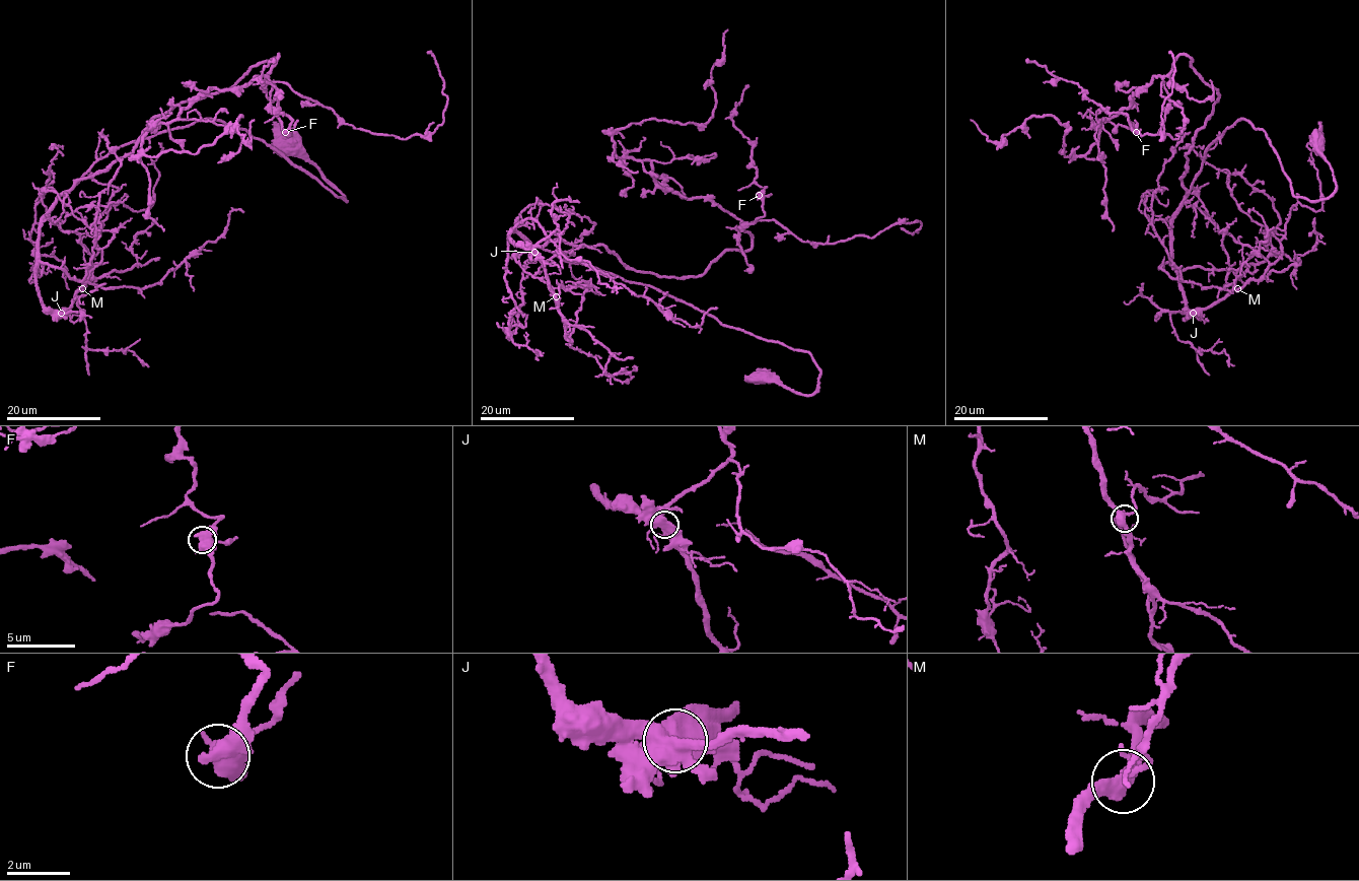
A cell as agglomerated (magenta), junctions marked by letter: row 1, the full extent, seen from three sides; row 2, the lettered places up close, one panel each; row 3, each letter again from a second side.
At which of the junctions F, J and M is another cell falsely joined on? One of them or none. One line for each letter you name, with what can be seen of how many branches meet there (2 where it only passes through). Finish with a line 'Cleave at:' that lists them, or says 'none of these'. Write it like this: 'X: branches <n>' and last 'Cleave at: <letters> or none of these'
Cleave at: none of these

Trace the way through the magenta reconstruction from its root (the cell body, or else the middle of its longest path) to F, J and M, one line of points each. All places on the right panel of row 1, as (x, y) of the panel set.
F: (1316, 143), (1327, 198), (1297, 198), (1242, 119), (1189, 191), (1218, 91), (1185, 55), (1158, 133), (1135, 133)
J: (1316, 143), (1336, 190), (1314, 201), (1246, 120), (1206, 149), (1172, 221), (1192, 313)
M: (1316, 143), (1336, 190), (1314, 201), (1246, 120), (1206, 149), (1172, 221), (1172, 267), (1189, 310), (1237, 288)

